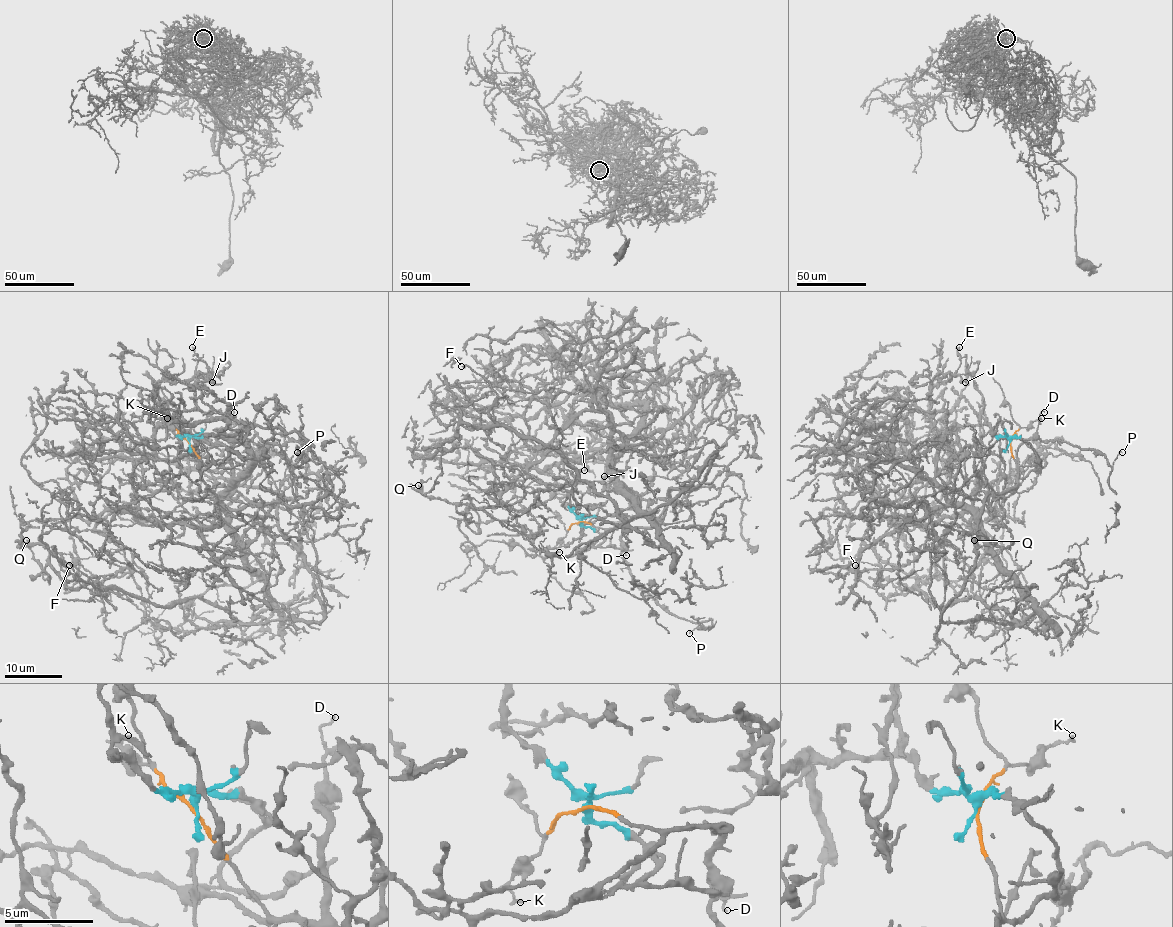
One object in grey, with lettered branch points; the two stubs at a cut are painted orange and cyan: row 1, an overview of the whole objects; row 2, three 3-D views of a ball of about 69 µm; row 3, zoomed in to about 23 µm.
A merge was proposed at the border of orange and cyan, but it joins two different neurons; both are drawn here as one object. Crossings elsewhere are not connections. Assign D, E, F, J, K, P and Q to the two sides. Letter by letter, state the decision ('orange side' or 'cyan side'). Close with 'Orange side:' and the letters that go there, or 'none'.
D: orange side
E: cyan side
F: cyan side
J: cyan side
K: orange side
P: orange side
Q: cyan side
Orange side: D, K, P

